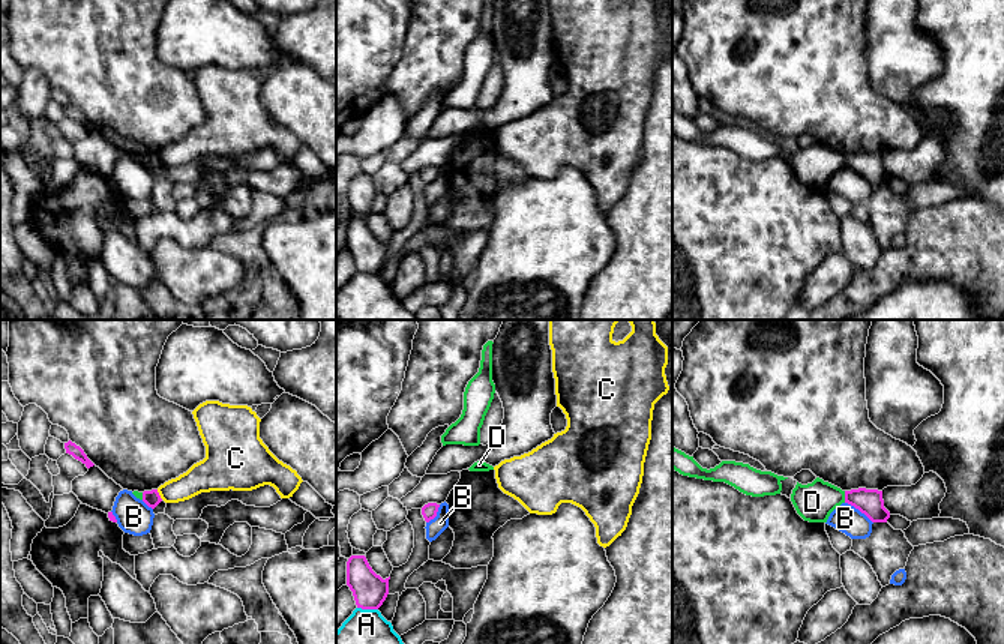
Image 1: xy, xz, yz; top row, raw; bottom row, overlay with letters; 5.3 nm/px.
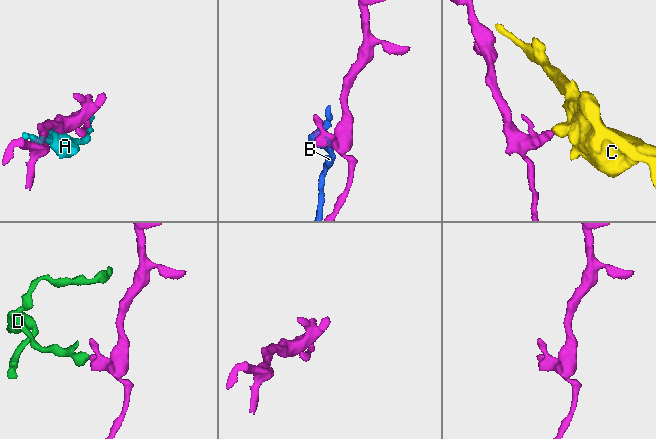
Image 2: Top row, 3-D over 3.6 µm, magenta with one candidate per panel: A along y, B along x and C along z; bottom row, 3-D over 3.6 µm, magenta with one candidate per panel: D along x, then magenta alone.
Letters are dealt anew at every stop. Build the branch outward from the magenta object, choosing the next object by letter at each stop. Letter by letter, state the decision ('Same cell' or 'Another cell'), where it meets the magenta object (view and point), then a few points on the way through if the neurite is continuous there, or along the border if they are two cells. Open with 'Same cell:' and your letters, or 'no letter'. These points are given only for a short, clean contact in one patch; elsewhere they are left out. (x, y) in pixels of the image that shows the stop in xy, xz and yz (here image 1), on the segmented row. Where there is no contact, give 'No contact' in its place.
Same cell: no letter
A: Another cell. Touches magenta at xz (368, 608)
B: Another cell. Touches magenta at yz (859, 509)
C: Another cell. Touches magenta at xy (158, 494)
D: Another cell. Touches magenta at yz (845, 497). Boundary: yz (844, 491), (845, 502)

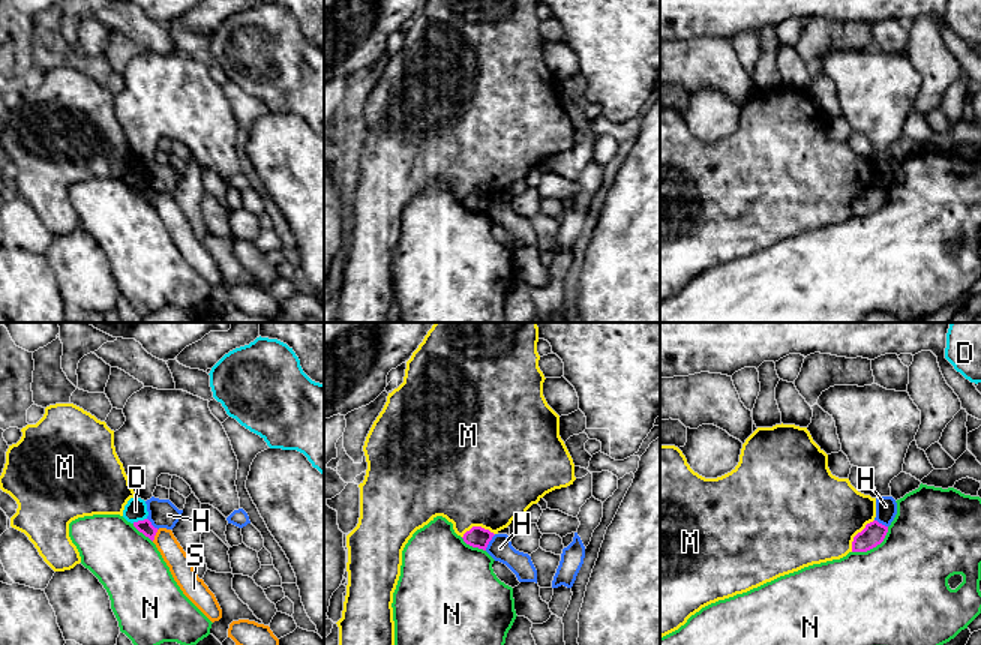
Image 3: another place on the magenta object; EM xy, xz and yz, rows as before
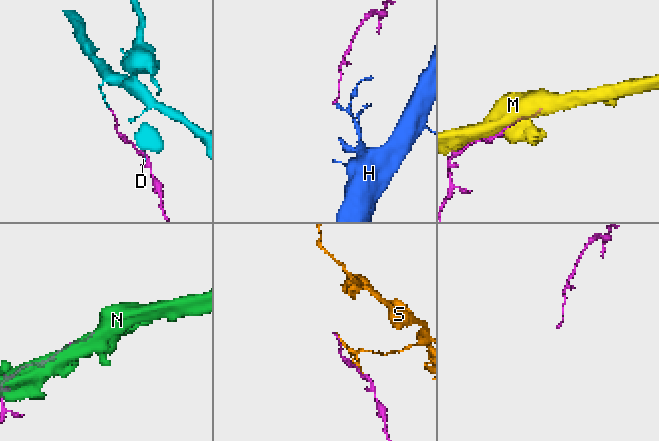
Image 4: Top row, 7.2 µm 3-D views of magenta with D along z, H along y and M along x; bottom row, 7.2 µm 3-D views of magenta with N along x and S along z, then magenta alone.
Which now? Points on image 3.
Same cell: no letter
D: Another cell. Touches magenta at xy (138, 521)
H: Another cell. Touches magenta at xz (489, 540). Boundary: xz (495, 534), (485, 549)
M: Another cell. Touches magenta at yz (857, 534)
N: Another cell. Touches magenta at yz (873, 546)
S: Another cell. Touches magenta at xy (155, 534)

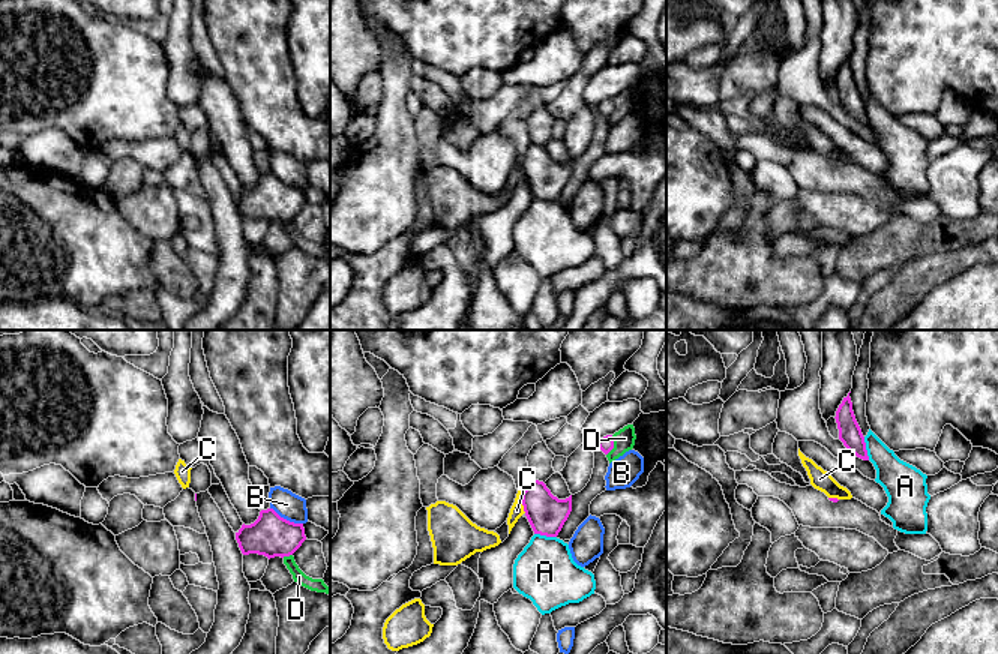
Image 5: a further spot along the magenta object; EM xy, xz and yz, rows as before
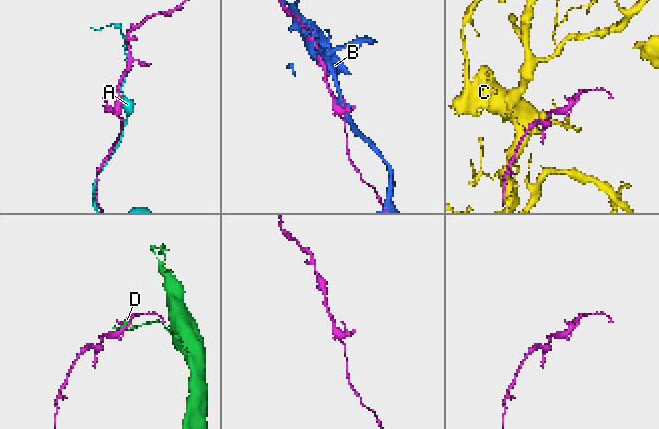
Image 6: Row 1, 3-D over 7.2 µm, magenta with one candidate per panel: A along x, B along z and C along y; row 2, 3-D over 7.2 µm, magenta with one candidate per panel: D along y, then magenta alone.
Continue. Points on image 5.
Same cell: no letter
A: Another cell. Touches magenta at yz (865, 449)
B: Another cell. Touches magenta at xy (285, 519)
C: Another cell. Touches magenta at xz (523, 503). Boundary: xz (521, 492), (521, 504), (526, 512)
D: Another cell. Touches magenta at xz (613, 446)

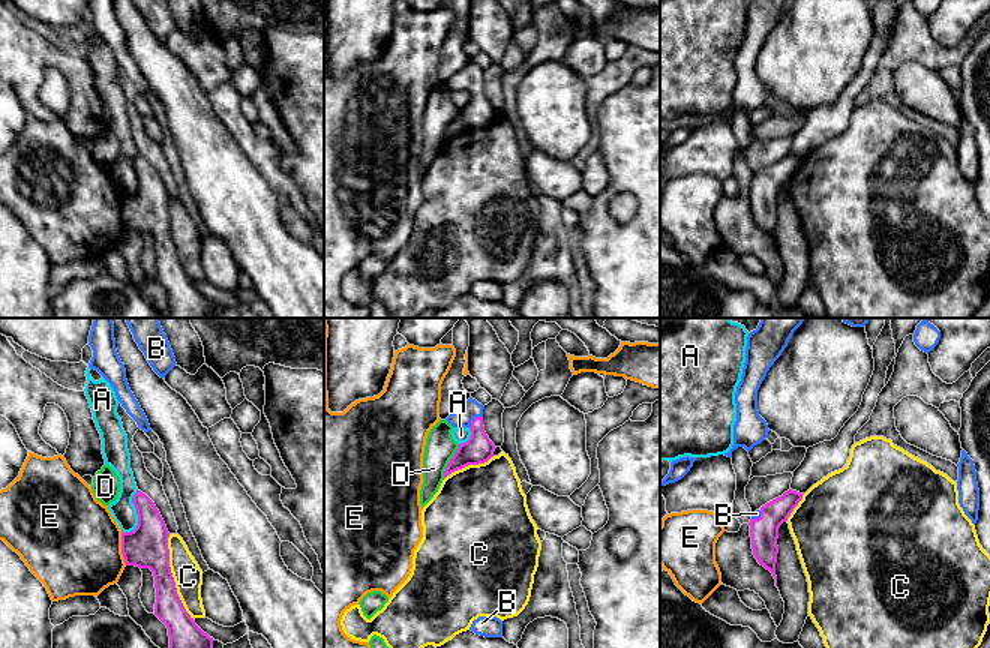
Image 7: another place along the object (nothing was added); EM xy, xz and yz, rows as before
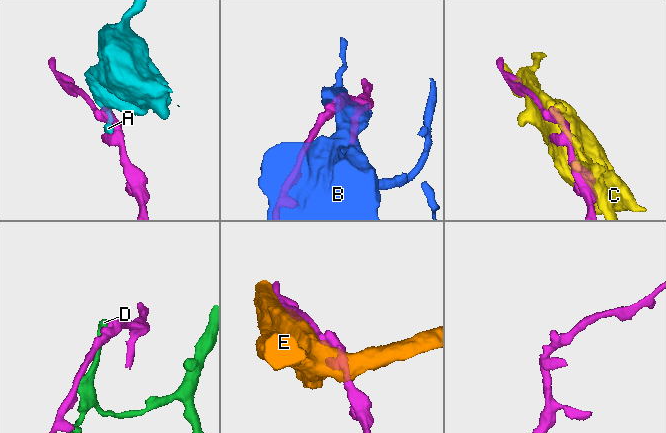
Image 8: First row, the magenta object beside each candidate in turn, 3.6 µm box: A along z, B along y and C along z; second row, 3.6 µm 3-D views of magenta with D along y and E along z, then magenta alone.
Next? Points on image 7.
Same cell: B
A: Another cell. Touches magenta at xy (138, 521)
B: Same cell. Touches magenta at xz (473, 420). Path across: xz (479, 449), (477, 428), (473, 420), (471, 408)
C: Another cell. Touches magenta at xy (171, 576)
D: Another cell. Touches magenta at xz (450, 461)
E: Another cell. Touches magenta at xy (122, 548)

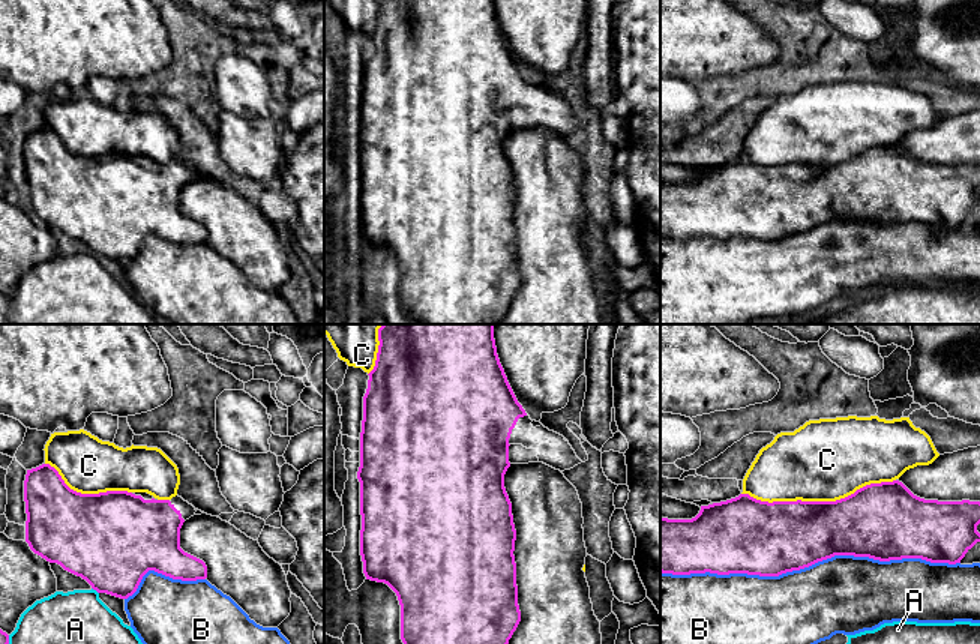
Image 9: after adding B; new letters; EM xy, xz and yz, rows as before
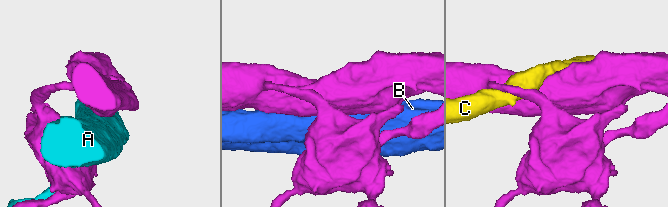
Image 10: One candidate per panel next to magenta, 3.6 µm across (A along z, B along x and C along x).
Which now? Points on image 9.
Same cell: no letter
A: Another cell. Touches magenta at xy (95, 589)
B: Another cell. Touches magenta at yz (809, 565)
C: Another cell. Touches magenta at yz (818, 502)

